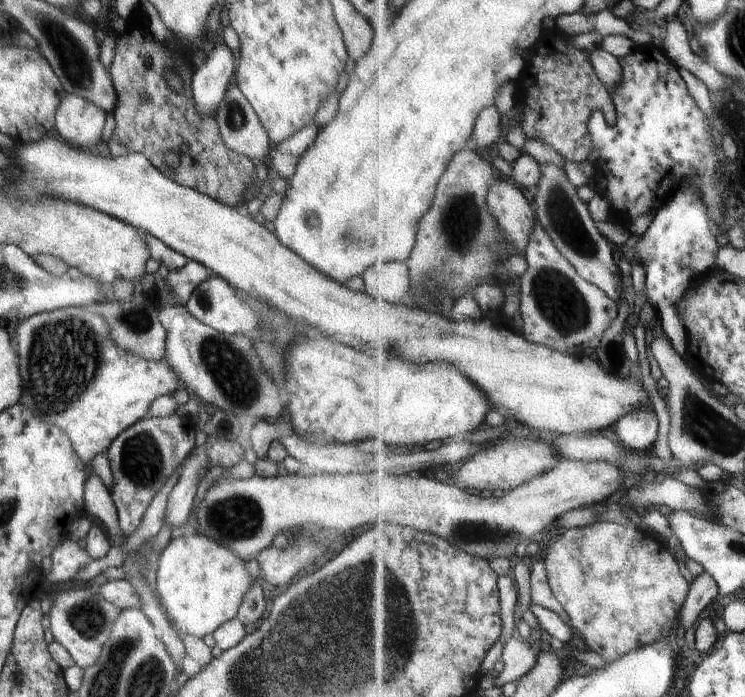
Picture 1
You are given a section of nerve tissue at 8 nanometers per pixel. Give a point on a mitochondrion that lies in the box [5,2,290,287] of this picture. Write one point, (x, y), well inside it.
(77, 68)

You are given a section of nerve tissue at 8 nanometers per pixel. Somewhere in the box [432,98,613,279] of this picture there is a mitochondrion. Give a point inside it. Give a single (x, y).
(462, 222)

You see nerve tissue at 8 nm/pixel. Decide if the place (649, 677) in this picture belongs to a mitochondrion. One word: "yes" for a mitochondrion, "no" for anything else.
no

